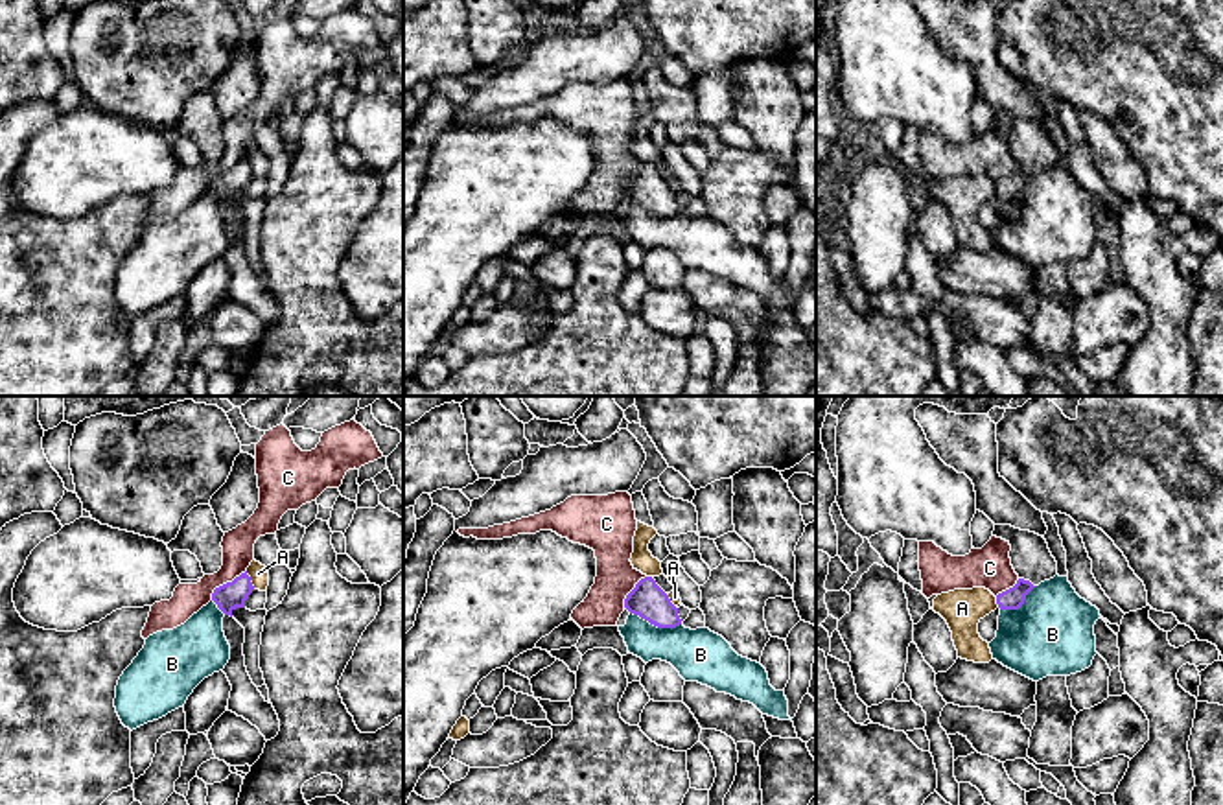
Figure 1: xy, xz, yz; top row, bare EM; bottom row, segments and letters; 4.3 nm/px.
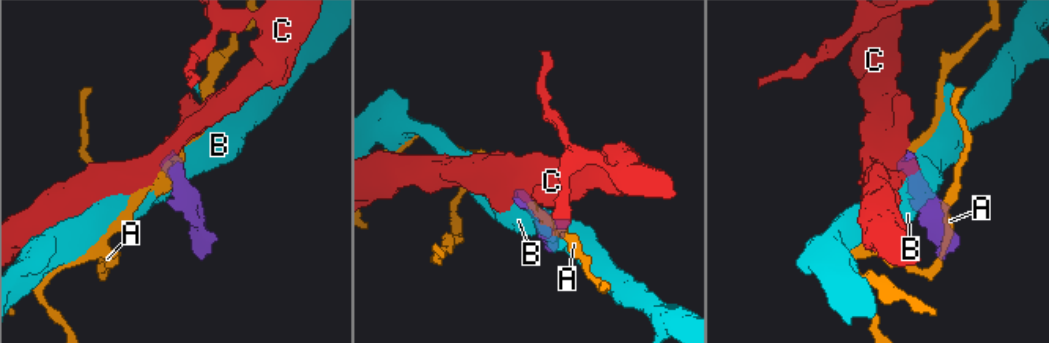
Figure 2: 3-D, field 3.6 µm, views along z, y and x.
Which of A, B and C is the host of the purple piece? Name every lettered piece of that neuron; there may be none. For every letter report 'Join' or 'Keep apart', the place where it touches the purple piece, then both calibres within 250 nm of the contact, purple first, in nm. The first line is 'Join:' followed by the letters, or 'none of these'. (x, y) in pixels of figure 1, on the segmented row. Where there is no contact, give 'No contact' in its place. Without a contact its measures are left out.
Join: none of these
A: Keep apart. Touches purple at xy (249, 581). Thickness 120 nm (purple) against 90 nm
B: Keep apart. Touches purple at xz (656, 625). Thickness 160 nm (purple) against 220 nm
C: Keep apart. Touches purple at xy (227, 583). Thickness 120 nm (purple) against 140 nm

